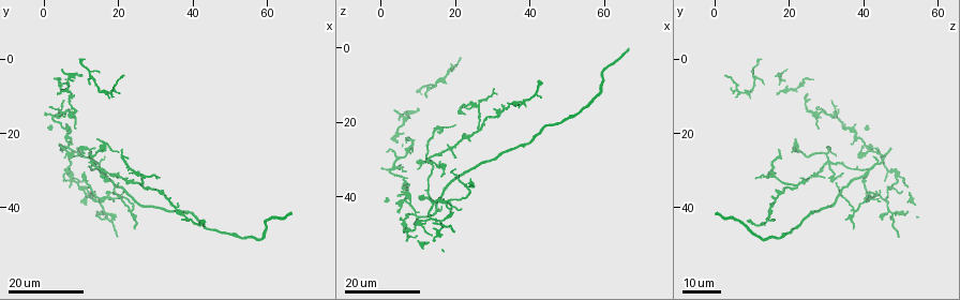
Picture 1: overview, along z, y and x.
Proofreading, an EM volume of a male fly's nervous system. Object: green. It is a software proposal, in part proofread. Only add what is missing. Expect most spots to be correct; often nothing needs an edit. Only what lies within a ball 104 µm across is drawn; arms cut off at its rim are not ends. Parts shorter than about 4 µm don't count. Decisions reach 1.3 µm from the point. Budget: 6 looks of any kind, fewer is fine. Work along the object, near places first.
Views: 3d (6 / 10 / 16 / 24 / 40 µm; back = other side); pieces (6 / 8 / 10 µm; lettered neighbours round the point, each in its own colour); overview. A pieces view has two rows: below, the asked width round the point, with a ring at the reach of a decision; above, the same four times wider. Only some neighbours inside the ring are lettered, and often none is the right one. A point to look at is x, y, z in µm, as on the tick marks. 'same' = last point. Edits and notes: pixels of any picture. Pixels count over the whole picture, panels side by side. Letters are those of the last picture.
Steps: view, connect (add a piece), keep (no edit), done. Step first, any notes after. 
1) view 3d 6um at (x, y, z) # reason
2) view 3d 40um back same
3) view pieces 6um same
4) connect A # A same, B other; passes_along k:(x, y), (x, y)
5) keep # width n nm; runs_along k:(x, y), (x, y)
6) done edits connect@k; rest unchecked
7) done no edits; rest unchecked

view 3d 24um at (36.5, 43.0, 16.0) # tapers out

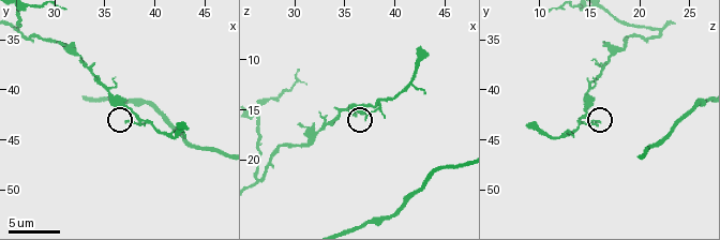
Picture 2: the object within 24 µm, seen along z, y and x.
view pieces 6um at (37.2, 43.2, 15.8)

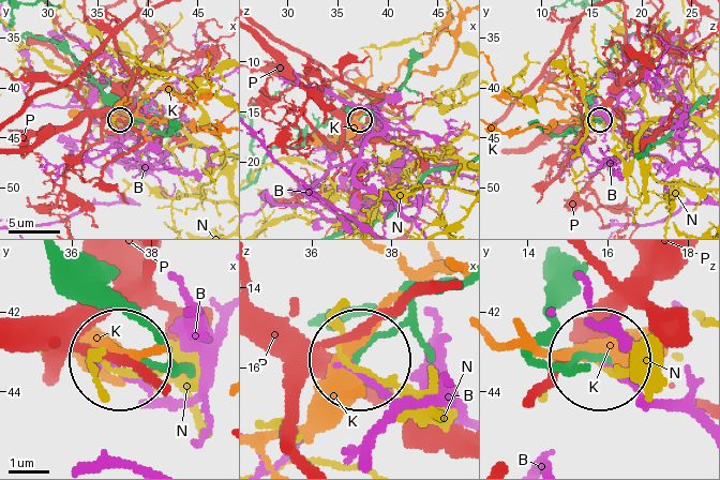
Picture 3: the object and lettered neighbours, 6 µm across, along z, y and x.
keep # B other, K other, N other, P other; none of them fits

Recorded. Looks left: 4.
view 3d 16um at (19.0, 47.5, 49.5) # tapers out

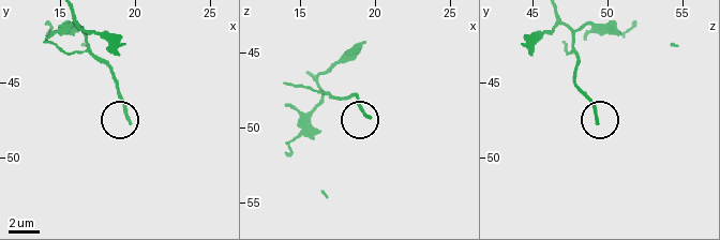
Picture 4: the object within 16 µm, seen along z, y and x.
view pieces 10um at (19.6, 47.8, 49.2) # see the neighbours

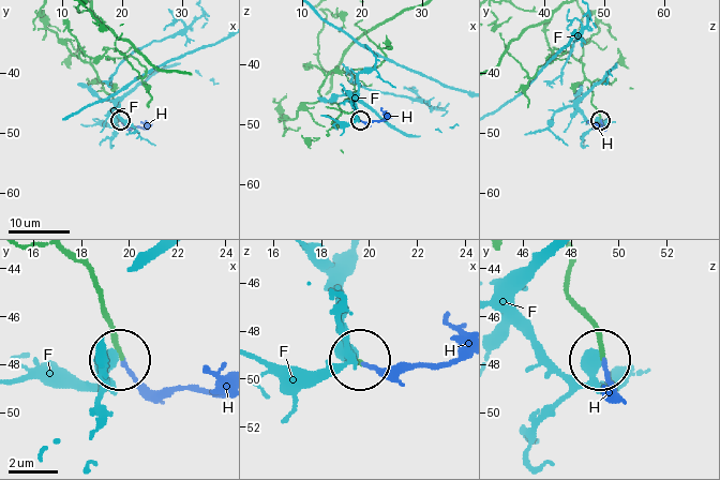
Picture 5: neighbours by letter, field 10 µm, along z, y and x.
connect H # F other, H same; passes_along 5:(568, 293), (597, 333), (611, 385), (606, 389); the cell continues

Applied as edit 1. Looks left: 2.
done edits connect@5; rest unchecked

